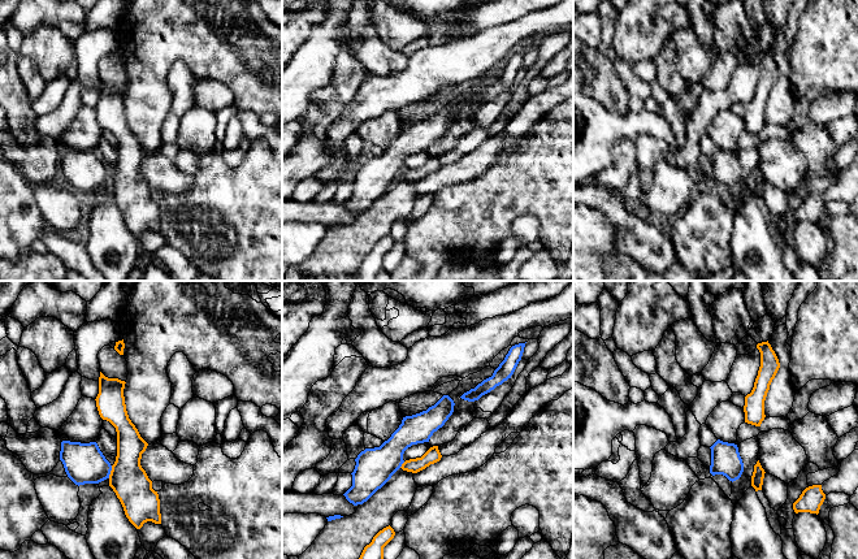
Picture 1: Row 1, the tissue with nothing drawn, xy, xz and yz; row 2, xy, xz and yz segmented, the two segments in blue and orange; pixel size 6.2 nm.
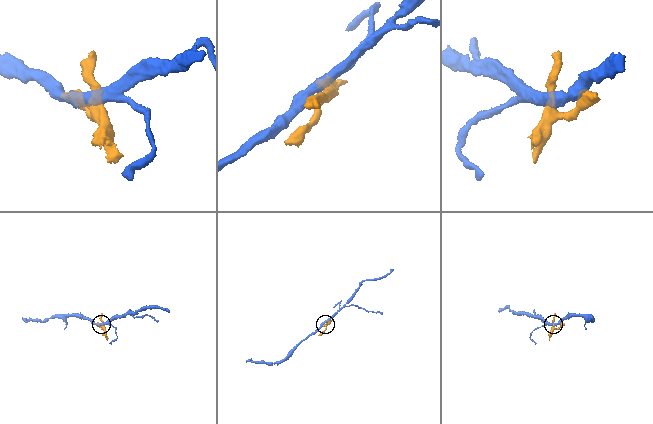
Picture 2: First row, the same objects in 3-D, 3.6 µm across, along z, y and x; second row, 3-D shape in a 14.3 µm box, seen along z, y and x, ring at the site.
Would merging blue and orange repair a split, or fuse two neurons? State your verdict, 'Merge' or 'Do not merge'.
Do not merge

